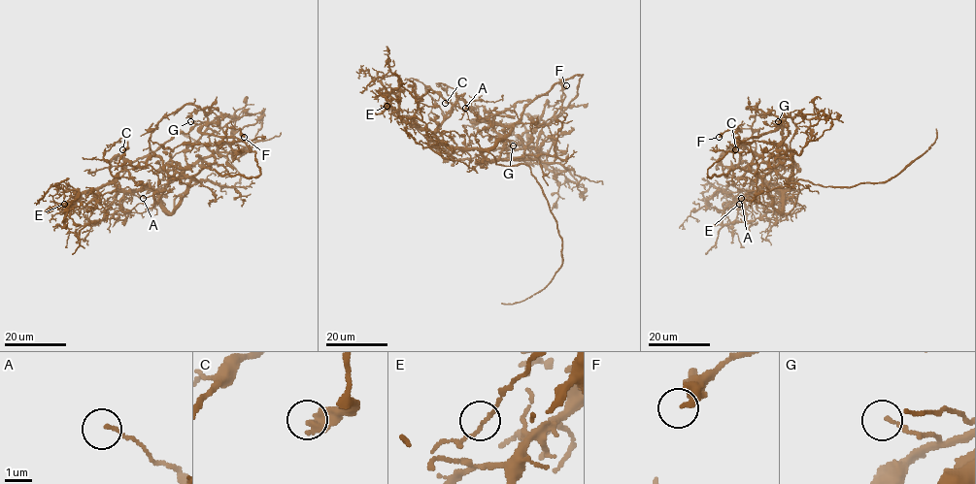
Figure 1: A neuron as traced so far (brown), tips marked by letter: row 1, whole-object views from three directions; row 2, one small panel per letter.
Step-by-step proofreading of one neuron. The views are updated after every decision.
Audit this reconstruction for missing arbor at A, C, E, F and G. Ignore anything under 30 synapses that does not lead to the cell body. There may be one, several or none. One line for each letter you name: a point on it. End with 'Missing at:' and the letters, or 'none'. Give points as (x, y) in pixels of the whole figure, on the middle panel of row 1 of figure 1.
Missing at: none

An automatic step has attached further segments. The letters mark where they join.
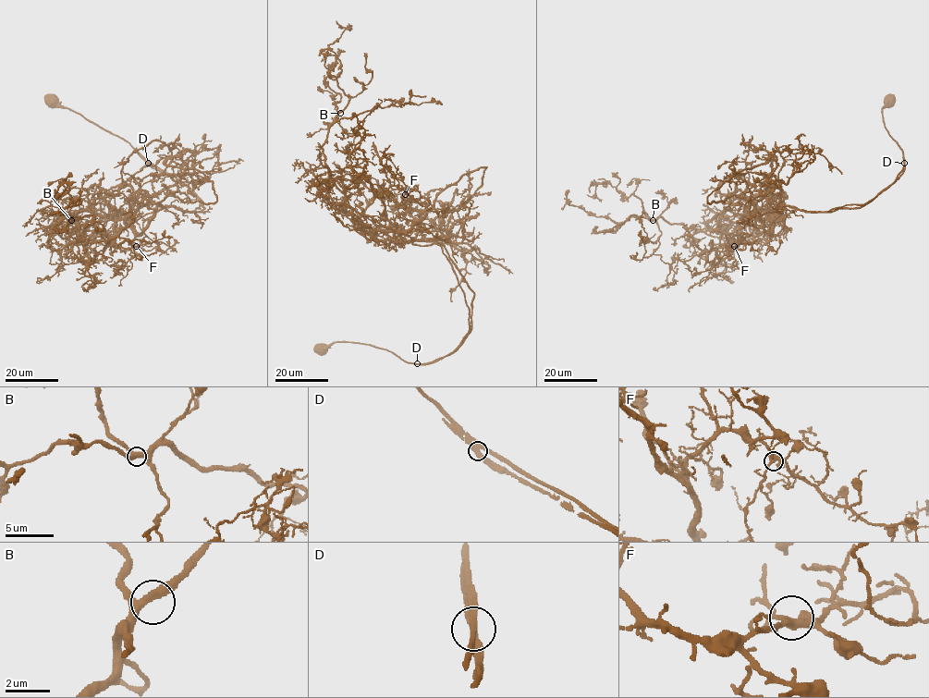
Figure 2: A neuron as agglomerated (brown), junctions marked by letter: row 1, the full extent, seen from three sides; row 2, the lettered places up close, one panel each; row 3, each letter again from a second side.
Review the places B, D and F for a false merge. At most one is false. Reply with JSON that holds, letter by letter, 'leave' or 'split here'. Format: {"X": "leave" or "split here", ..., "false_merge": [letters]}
{"B": "leave", "D": "split here", "F": "leave", "false_merge": ["D"]}

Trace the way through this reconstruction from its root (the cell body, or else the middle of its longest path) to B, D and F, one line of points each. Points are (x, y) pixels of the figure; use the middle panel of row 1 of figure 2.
B: (323, 347), (369, 344), (424, 363), (469, 329), (443, 249), (358, 214), (332, 180), (323, 145), (340, 113)
D: (323, 347), (337, 342), (369, 344), (386, 348), (408, 362), (417, 363)
F: (323, 347), (369, 344), (424, 363), (468, 332), (443, 249), (384, 214), (383, 193), (405, 194)

